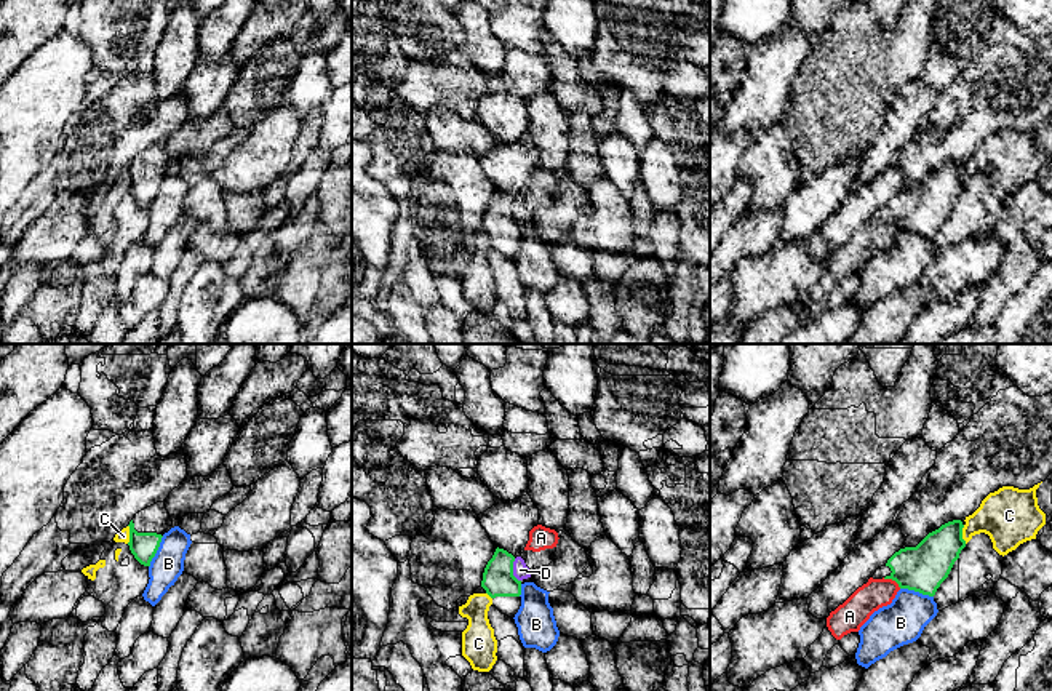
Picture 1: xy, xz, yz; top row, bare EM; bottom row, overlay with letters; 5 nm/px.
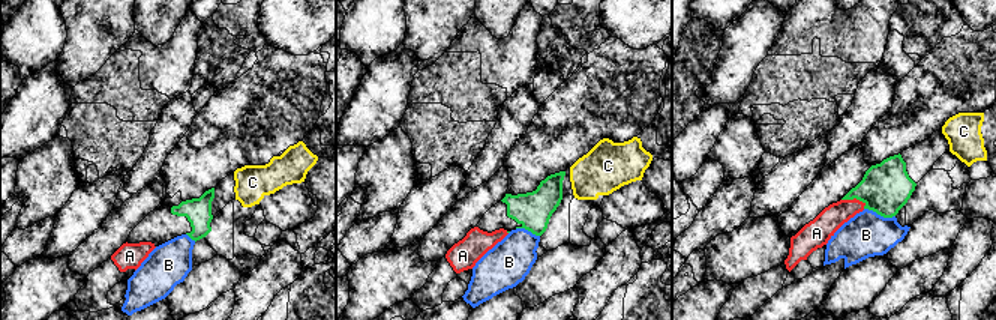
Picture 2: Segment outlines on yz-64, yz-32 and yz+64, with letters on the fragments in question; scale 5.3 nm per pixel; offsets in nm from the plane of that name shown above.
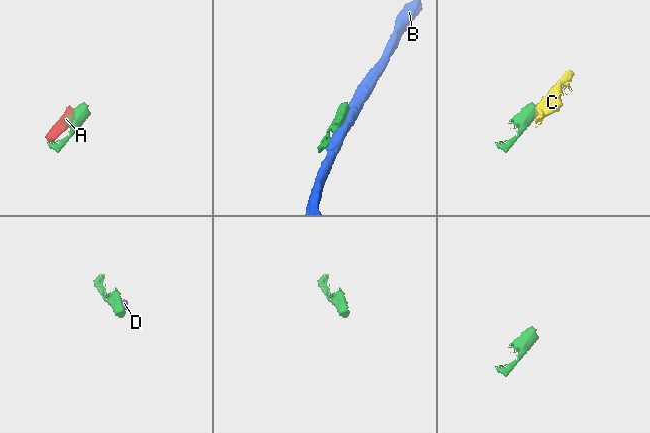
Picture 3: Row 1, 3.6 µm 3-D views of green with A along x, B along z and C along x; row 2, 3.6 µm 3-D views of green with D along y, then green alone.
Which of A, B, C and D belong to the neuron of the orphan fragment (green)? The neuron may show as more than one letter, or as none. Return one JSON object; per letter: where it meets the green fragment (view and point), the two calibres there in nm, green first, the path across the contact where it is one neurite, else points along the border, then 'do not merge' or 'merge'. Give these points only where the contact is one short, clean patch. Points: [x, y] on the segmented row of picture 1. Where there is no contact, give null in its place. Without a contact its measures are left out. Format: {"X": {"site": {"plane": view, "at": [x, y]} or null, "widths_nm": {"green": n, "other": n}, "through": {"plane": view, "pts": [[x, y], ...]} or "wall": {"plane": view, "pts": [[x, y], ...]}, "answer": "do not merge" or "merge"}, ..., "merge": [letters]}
{"A": {"site": {"plane": "yz", "at": [892, 579]}, "widths_nm": {"green": 240, "other": 150}, "wall": {"plane": "yz", "pts": [[883, 578], [891, 578], [900, 587]]}, "answer": "do not merge"}, "B": {"site": {"plane": "yz", "at": [916, 591]}, "widths_nm": {"green": 240, "other": 220}, "answer": "do not merge"}, "C": {"site": {"plane": "yz", "at": [961, 535]}, "widths_nm": {"green": 220, "other": 280}, "wall": {"plane": "yz", "pts": [[963, 525], [963, 539], [966, 543]]}, "answer": "do not merge"}, "D": {"site": {"plane": "xz", "at": [512, 570]}, "widths_nm": {"green": 160, "other": 80}, "wall": {"plane": "xz", "pts": [[514, 559], [514, 575], [520, 581]]}, "answer": "do not merge"}, "merge": []}

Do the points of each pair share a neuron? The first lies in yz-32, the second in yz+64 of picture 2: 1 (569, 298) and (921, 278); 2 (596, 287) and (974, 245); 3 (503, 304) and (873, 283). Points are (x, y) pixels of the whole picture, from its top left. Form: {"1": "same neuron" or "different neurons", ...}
{"1": "same neuron", "2": "same neuron", "3": "same neuron"}

